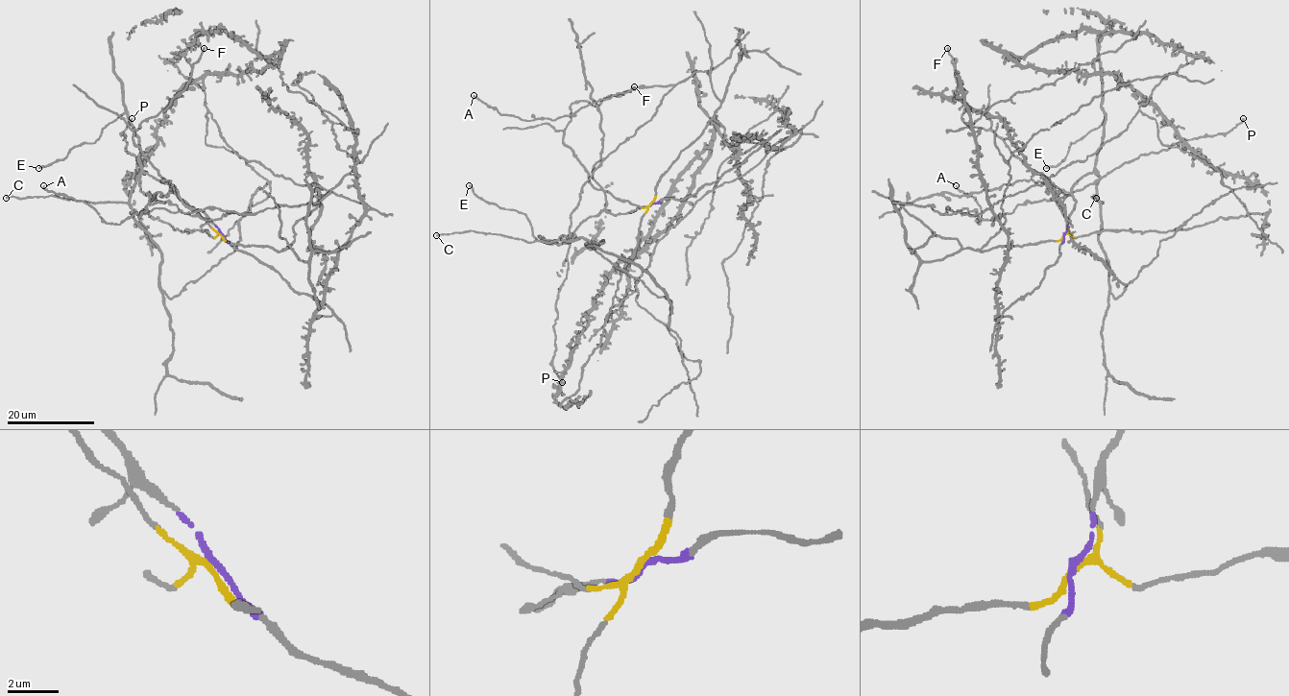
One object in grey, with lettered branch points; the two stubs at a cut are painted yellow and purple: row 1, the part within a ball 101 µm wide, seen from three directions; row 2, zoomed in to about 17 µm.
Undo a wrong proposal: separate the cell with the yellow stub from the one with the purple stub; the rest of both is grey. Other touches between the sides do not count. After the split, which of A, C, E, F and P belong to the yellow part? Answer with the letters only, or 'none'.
A, F, P

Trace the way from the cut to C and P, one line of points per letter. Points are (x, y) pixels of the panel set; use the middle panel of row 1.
C: (651, 204), (623, 213), (601, 210), (568, 237), (549, 242), (474, 231), (436, 235)
P: (650, 204), (720, 105), (742, 33), (729, 57), (677, 83), (582, 187), (556, 301), (562, 382)

